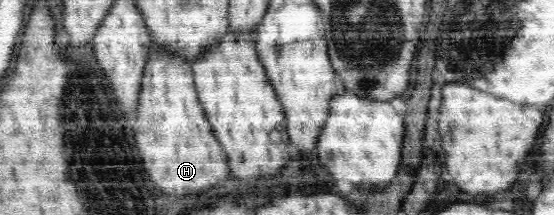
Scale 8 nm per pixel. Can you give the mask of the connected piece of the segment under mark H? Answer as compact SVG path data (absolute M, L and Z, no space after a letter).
M152 44L143 76L134 129L142 133L136 135L136 143L142 165L154 185L162 193L182 197L226 181L230 177L228 161L224 161L224 151L212 135L204 108L198 101L192 65L159 51Z

